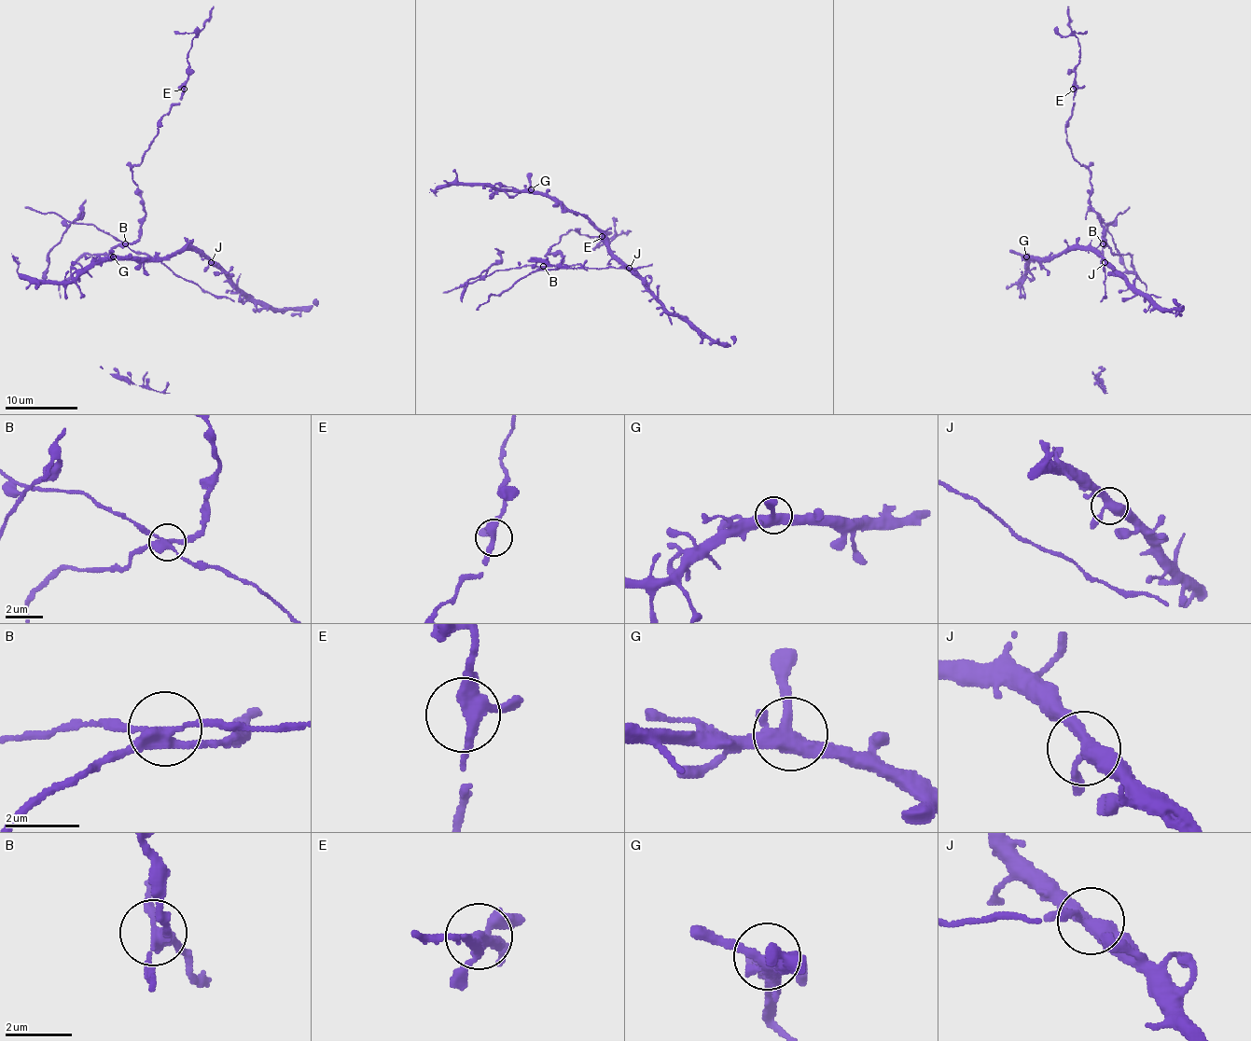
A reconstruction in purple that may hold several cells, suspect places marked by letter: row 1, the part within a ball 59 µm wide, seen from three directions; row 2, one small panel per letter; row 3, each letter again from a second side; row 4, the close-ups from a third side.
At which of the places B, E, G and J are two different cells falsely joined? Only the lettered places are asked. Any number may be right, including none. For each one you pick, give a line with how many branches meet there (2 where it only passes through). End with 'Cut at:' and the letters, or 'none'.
B: 4 branches meet
Cut at: B

